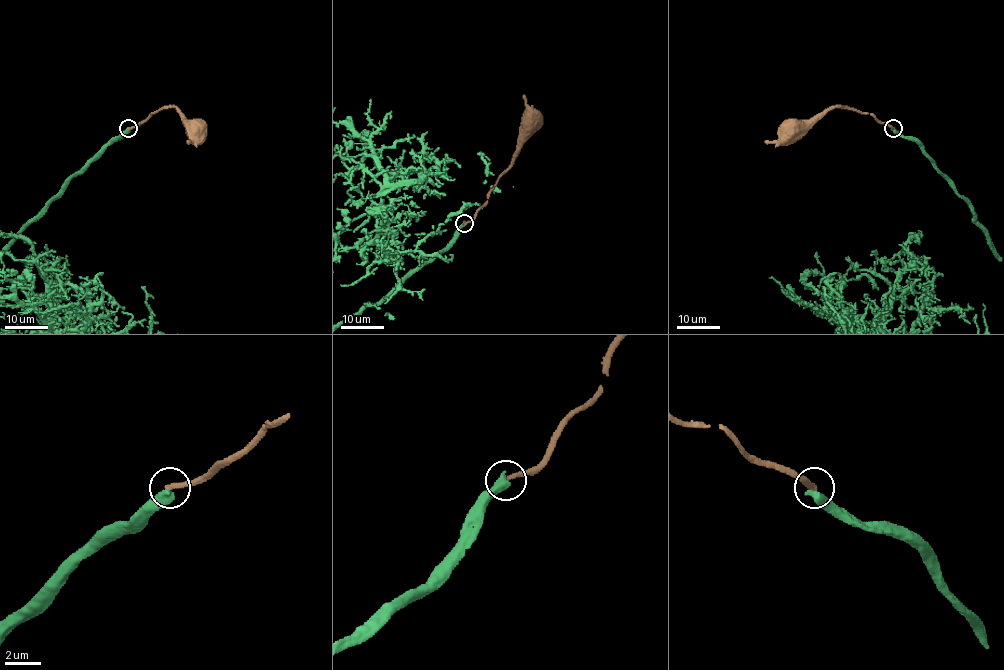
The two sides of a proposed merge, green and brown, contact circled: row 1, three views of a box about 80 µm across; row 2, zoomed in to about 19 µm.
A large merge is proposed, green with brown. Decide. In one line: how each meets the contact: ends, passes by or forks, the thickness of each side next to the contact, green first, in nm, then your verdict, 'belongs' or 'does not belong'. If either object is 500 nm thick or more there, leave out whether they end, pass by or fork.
calibres 500 and 300 nm; does not belong

